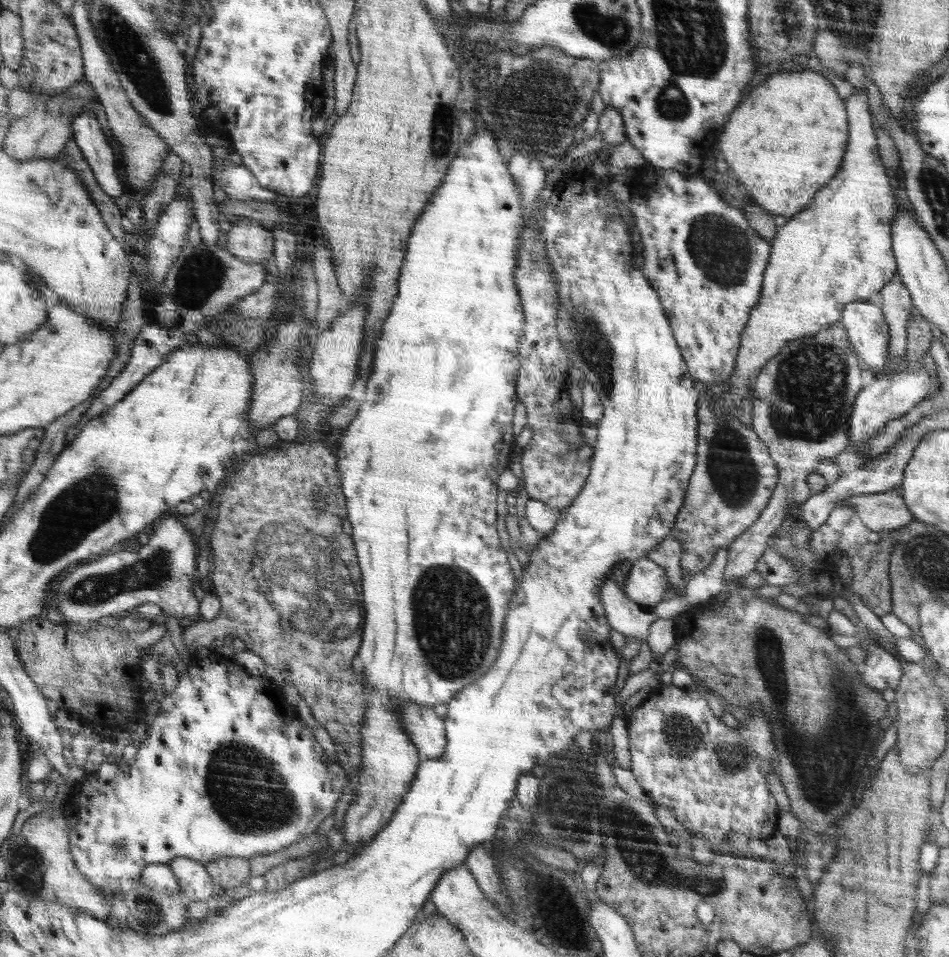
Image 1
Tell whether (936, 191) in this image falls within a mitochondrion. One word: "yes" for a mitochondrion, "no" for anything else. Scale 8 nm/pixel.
yes

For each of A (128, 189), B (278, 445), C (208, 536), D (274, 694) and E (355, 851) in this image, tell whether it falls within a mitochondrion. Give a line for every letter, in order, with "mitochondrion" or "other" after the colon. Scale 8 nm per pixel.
A: other
B: other
C: other
D: other
E: other

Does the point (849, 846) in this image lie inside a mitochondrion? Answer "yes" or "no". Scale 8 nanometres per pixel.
no

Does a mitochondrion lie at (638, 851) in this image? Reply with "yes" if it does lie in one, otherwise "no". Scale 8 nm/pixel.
yes

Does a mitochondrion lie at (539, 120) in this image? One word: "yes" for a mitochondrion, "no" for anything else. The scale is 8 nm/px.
yes

